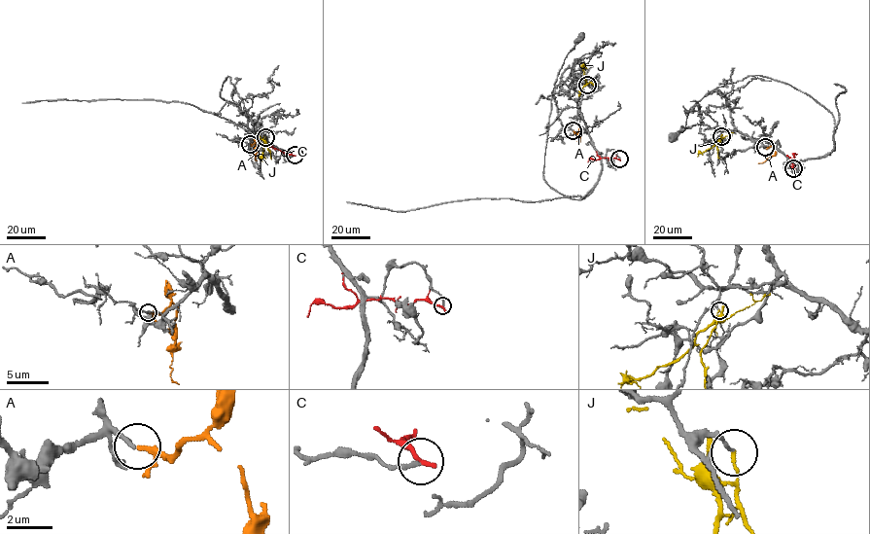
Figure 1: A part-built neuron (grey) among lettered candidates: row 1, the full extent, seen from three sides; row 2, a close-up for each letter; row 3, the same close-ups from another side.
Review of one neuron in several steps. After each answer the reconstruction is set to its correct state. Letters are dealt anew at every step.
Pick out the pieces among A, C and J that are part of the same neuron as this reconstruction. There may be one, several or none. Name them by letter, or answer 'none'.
A

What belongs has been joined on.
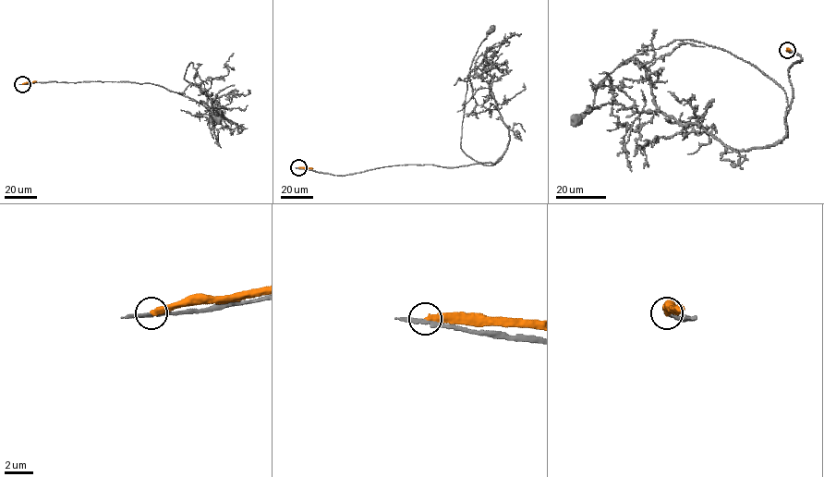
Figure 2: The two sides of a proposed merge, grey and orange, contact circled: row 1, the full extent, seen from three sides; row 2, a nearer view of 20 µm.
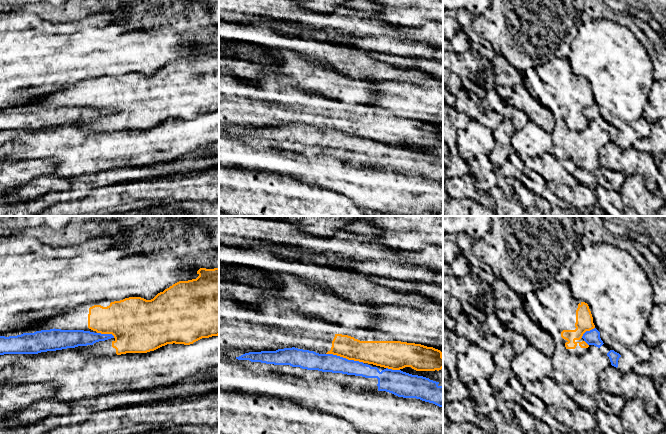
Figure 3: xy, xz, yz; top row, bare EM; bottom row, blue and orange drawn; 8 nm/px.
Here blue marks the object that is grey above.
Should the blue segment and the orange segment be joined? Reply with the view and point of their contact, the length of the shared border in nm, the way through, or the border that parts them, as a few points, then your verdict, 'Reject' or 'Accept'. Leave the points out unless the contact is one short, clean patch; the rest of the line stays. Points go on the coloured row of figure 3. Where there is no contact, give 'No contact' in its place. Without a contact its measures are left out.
Touches blue at xz (345, 358). Shared border 320 nm. Reject

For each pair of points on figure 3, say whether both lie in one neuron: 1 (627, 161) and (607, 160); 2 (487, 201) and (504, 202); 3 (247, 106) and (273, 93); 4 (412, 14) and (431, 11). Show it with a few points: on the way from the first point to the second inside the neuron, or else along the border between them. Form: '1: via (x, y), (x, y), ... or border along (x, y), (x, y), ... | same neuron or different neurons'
1: via (622, 160), (612, 160) | same neuron
2: border along (488, 193), (497, 205) | different neurons
3: via (243, 96), (263, 94) | same neuron
4: via (417, 11), (426, 11) | same neuron

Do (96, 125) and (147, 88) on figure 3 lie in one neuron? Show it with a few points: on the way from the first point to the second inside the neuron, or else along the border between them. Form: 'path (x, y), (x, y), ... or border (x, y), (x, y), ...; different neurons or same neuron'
path (109, 123), (113, 123), (135, 101); same neuron

